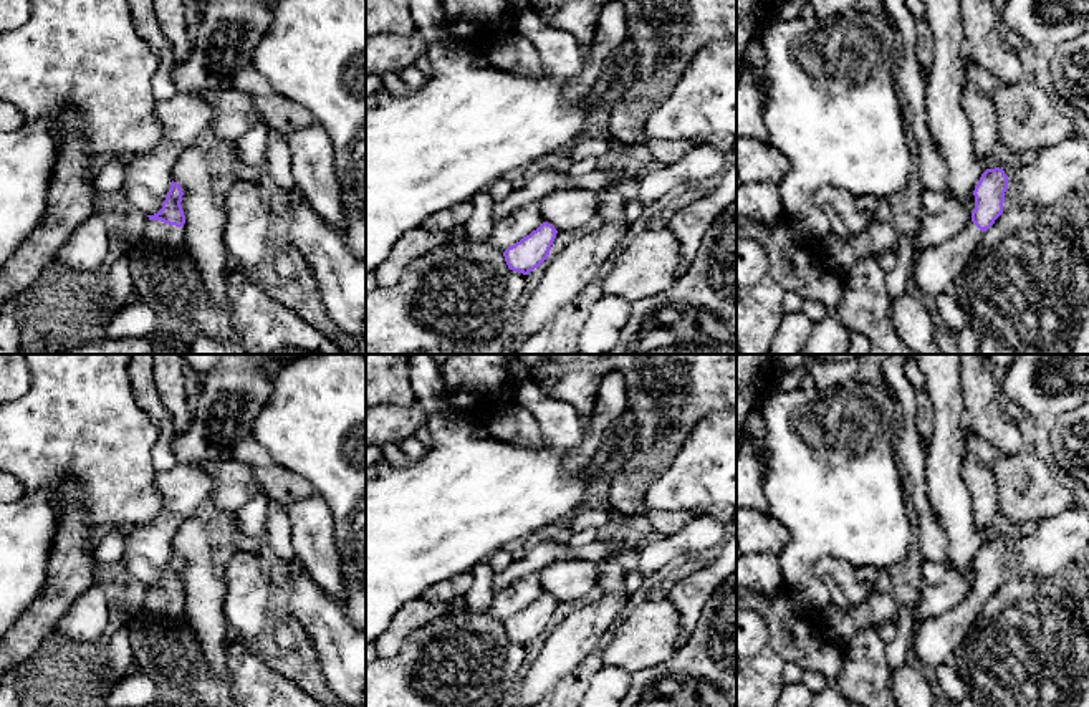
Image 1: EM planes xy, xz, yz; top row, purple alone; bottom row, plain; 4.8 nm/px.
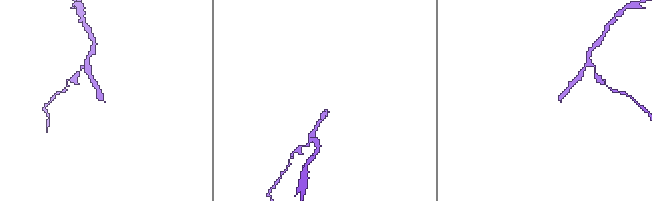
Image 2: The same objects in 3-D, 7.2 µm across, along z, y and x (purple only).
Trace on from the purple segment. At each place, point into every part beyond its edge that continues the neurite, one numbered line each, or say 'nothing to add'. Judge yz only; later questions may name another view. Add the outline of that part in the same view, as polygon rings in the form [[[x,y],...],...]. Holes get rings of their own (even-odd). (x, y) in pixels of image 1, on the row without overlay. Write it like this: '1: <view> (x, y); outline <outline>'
1: yz (937, 639); outline [[[970,593],[960,604],[937,618],[925,619],[912,634],[919,661],[928,666],[952,662],[983,603]]]

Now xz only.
nothing to add

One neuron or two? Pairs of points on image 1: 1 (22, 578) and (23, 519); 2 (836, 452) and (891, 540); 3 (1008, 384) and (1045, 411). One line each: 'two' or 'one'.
1: one
2: one
3: one

